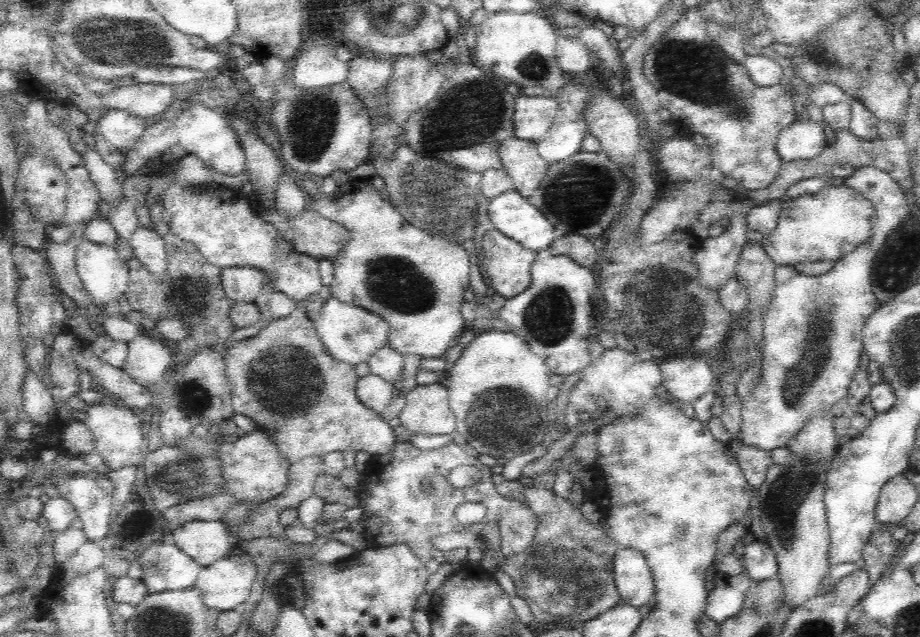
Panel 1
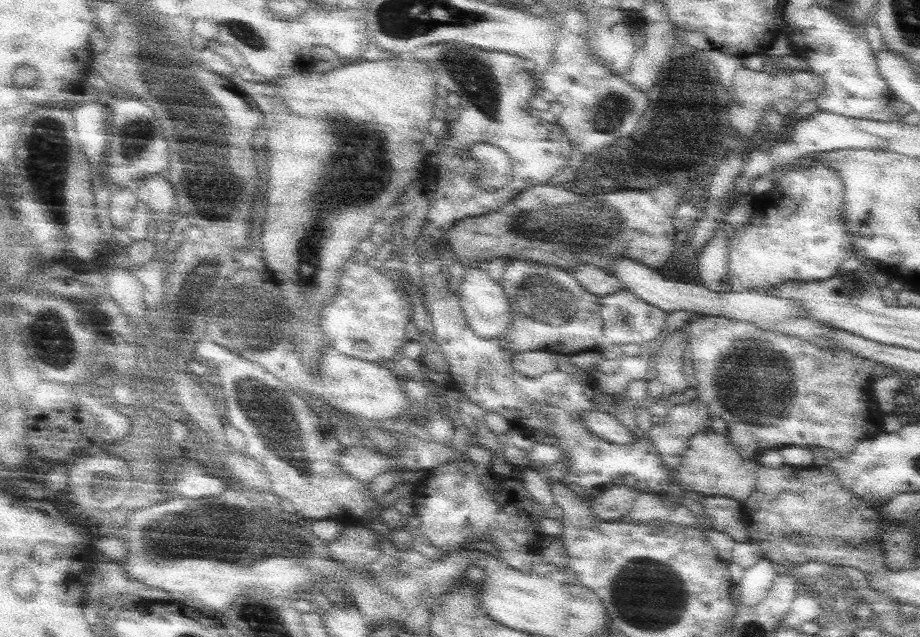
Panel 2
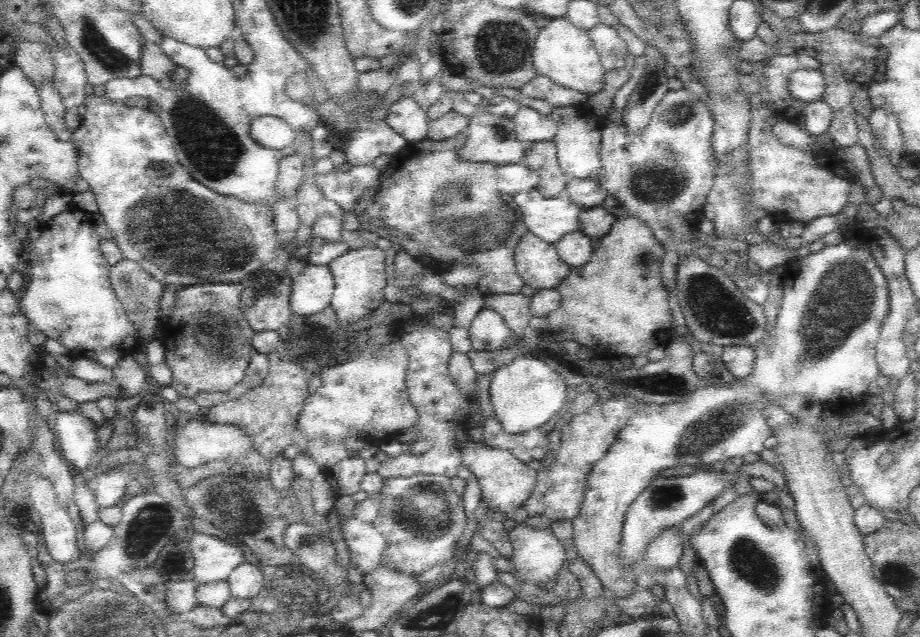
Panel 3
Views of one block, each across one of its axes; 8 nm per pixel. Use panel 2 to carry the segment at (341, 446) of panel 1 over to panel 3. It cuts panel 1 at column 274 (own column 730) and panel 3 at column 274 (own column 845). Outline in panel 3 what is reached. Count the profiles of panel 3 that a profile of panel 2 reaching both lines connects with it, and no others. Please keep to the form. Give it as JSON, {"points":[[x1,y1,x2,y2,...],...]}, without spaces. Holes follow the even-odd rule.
{"points":[[269,352,269,373,260,383,240,398,227,400,211,406,207,419,221,425,234,425,241,428,253,442,253,447,270,460,276,458,287,446,295,446,300,453,308,453,308,437,298,427,298,418,310,392,308,382,314,372,284,359,277,352]]}

